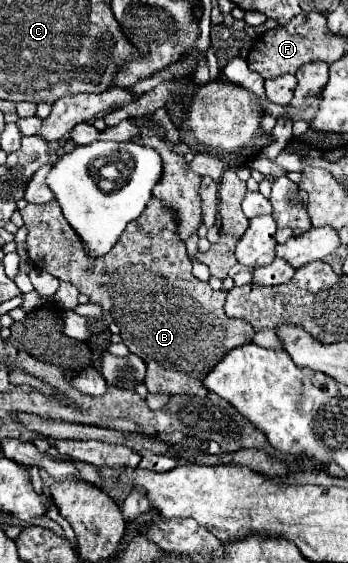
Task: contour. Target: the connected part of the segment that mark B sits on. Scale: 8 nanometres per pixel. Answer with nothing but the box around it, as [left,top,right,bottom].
[23,198,255,396]

